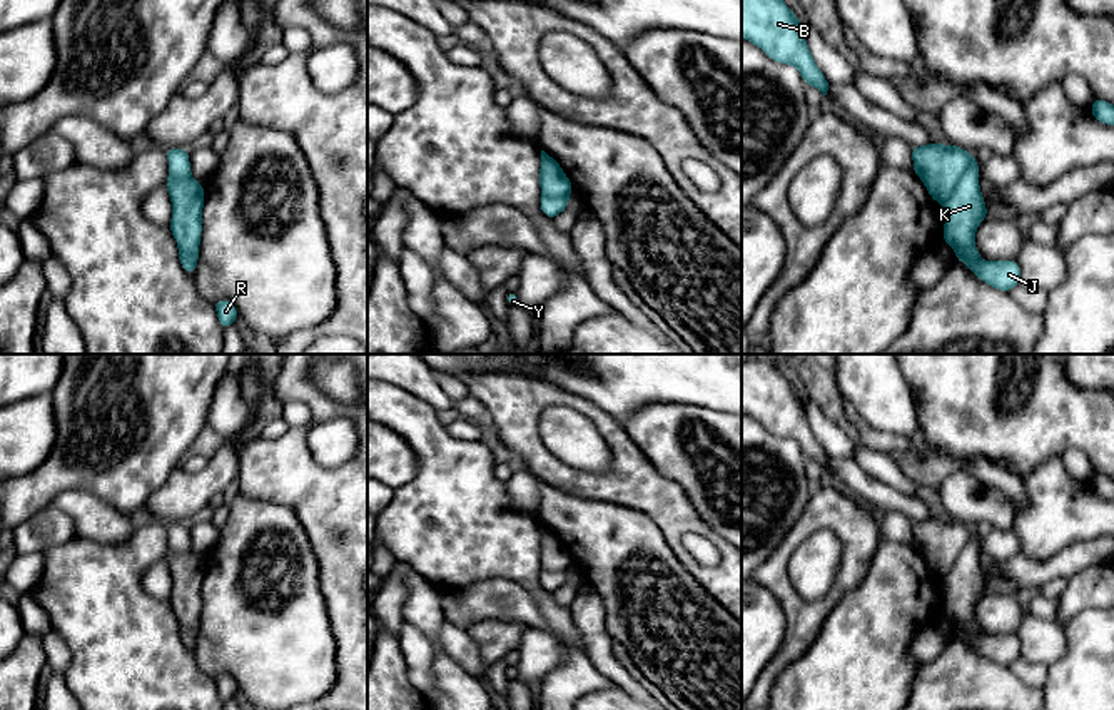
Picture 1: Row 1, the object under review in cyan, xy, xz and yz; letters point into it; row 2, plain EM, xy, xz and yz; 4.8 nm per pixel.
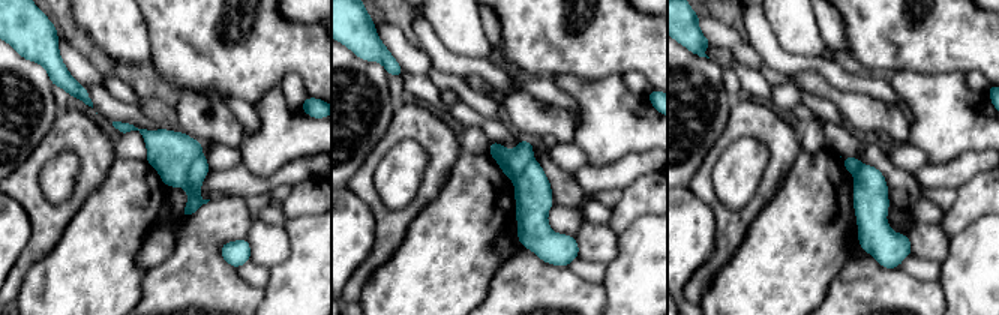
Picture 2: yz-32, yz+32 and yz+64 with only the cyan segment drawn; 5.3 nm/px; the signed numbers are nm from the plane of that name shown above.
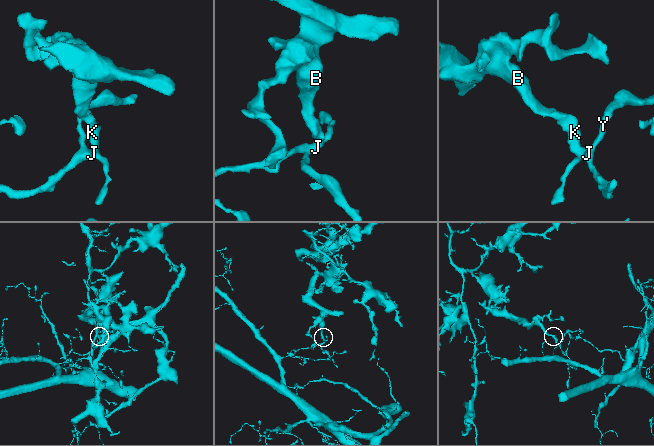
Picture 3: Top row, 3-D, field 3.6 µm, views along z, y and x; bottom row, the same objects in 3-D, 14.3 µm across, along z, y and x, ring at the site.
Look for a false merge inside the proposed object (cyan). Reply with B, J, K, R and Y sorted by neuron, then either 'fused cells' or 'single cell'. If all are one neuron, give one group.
B / J K R Y; fused cells

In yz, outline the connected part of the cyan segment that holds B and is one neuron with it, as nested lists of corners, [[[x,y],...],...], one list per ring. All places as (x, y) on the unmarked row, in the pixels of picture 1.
[[[753,354],[742,363],[742,411],[772,434],[798,443],[807,459],[827,469],[828,456],[817,441],[803,411],[803,398],[785,379],[777,363]]]

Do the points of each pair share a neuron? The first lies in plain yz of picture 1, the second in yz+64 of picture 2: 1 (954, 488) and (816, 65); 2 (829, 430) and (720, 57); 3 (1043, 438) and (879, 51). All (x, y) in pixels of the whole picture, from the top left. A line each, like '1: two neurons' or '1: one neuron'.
1: two neurons
2: two neurons
3: one neuron

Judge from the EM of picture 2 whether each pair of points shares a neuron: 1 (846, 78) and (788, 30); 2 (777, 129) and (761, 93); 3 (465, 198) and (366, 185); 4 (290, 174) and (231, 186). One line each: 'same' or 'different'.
1: different
2: different
3: different
4: same

